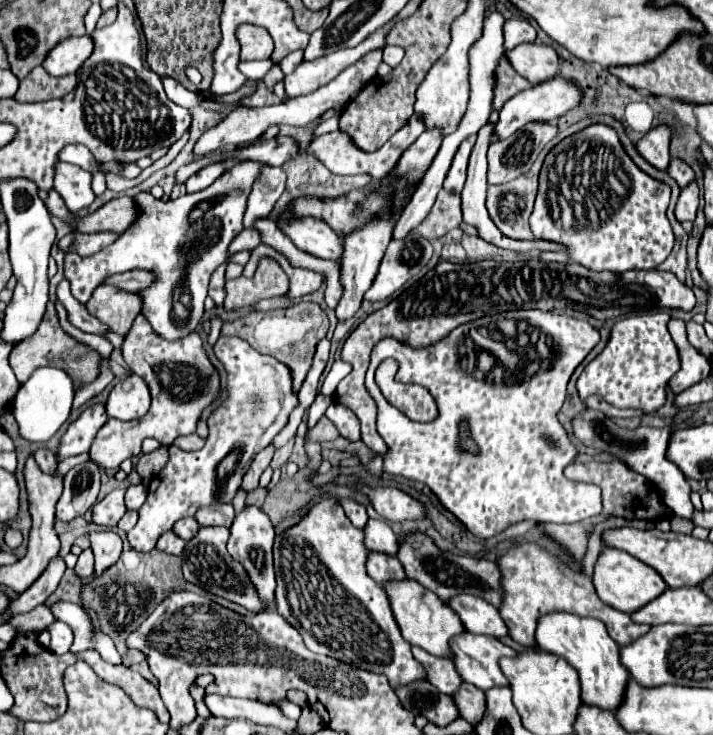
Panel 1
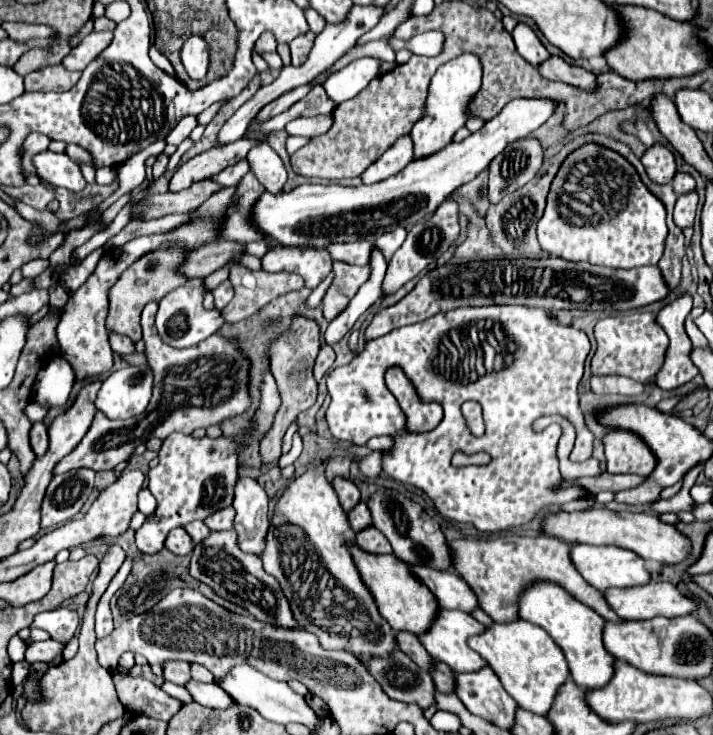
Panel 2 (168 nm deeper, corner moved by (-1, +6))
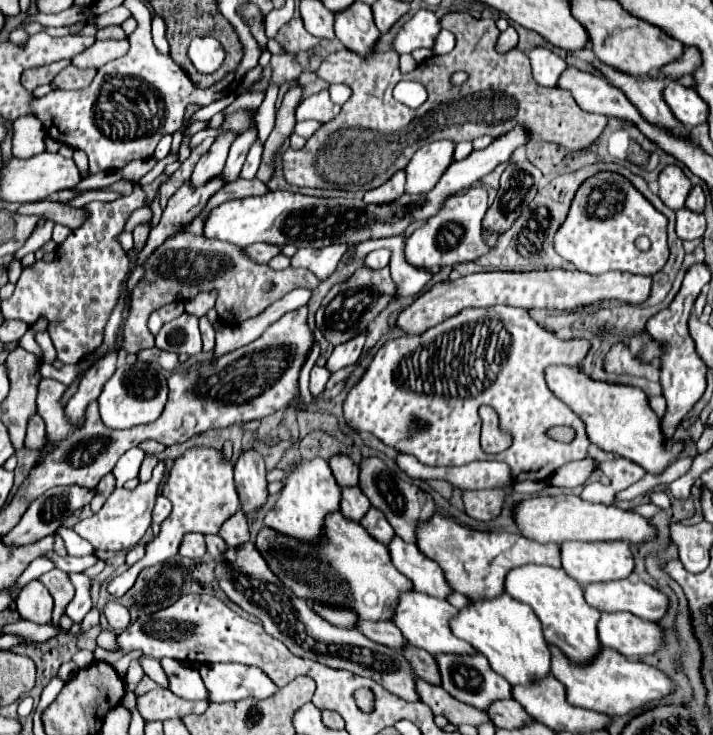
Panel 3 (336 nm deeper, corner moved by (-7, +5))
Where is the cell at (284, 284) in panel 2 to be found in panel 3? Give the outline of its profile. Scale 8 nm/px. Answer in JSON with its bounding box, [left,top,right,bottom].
[124,233,318,353]

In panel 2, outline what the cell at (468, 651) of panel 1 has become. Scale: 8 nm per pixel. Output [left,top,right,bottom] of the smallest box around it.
[418,608,488,672]

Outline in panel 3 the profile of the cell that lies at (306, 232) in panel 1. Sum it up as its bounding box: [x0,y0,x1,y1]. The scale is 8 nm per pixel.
[366,249,392,269]

